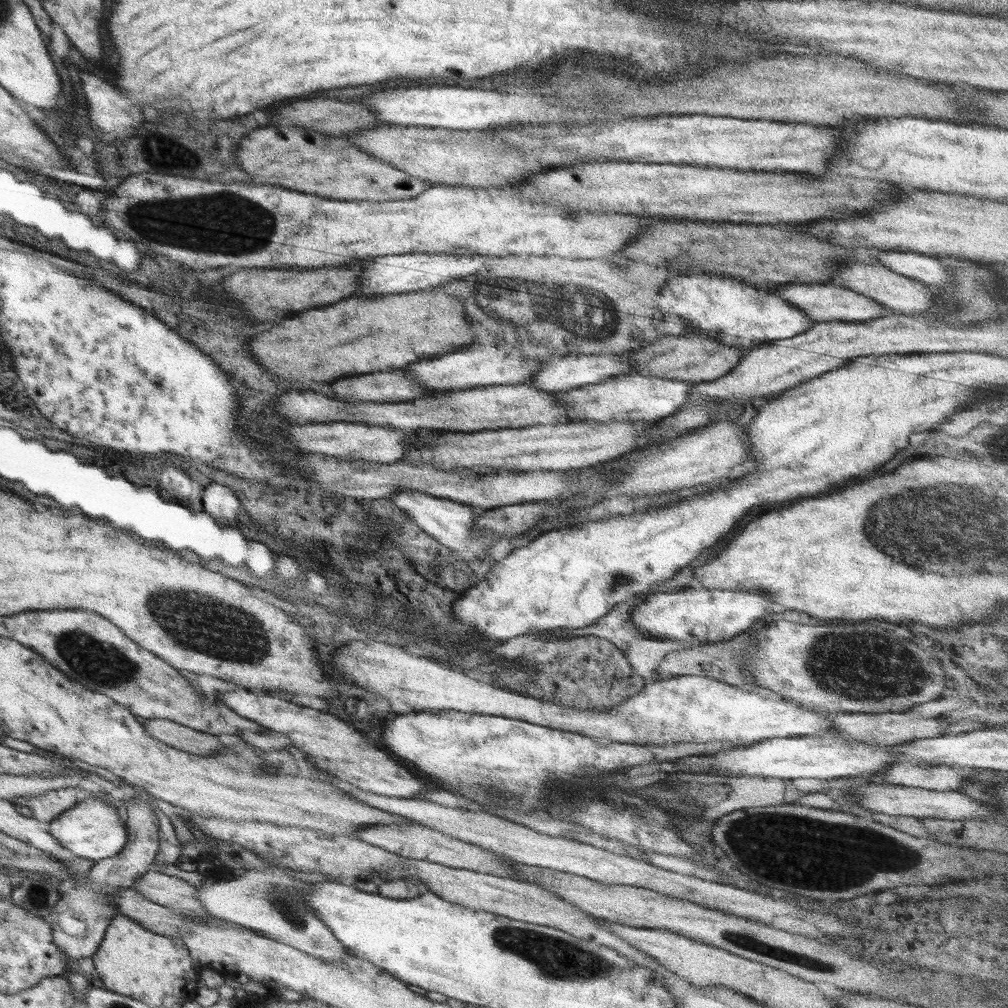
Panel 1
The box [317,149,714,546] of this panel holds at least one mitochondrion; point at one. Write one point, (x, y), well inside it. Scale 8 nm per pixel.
(492, 296)

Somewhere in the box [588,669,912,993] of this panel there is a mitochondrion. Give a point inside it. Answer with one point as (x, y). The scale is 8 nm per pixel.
(736, 937)

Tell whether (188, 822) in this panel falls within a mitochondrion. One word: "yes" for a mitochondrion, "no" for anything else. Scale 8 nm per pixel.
no

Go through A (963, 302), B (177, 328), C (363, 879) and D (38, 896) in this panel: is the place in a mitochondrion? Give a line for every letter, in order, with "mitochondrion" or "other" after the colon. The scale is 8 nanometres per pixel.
A: mitochondrion
B: other
C: other
D: mitochondrion

